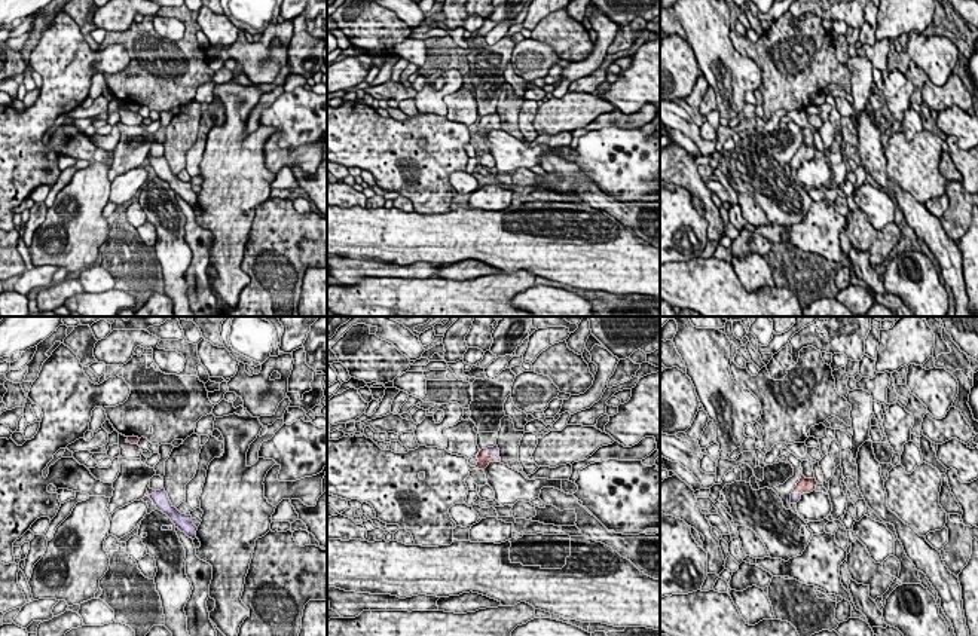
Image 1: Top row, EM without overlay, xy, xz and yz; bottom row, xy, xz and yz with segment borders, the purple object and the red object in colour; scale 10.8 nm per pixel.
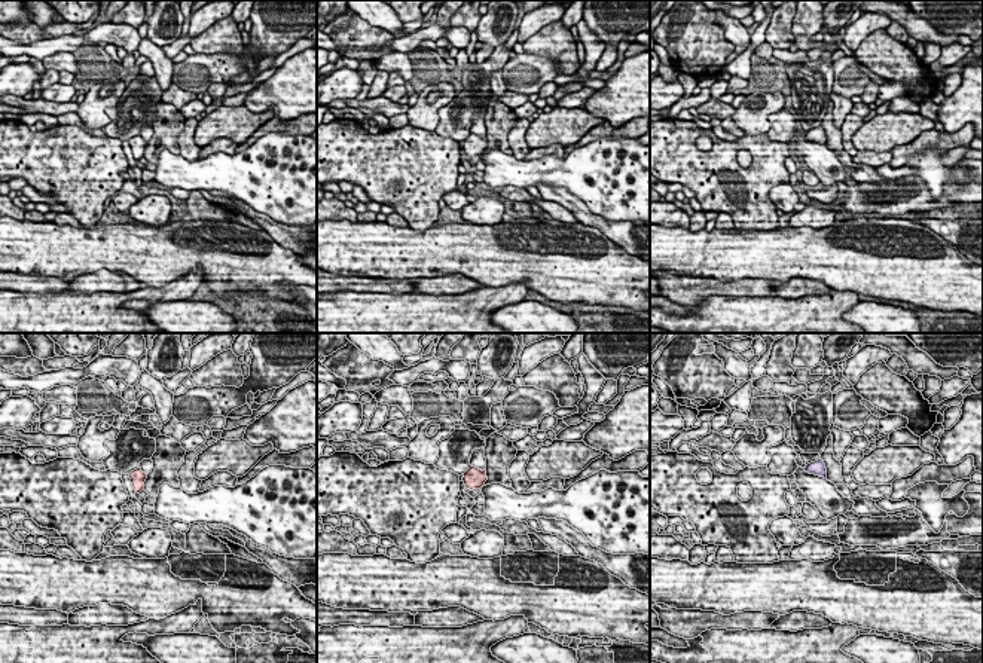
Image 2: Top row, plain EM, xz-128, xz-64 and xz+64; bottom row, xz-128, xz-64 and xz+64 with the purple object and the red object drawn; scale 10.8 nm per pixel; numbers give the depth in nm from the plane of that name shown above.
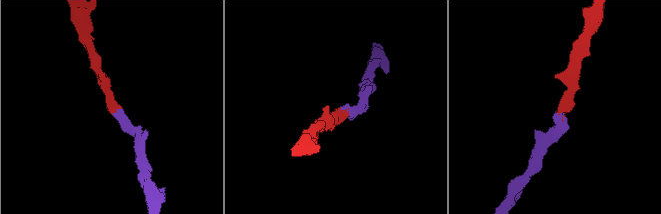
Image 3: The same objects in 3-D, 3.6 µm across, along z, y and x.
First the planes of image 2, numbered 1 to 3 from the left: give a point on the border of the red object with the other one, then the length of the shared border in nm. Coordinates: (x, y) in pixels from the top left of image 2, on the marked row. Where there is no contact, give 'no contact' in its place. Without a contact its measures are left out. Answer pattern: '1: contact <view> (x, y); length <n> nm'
1: no contact
2: no contact
3: no contact

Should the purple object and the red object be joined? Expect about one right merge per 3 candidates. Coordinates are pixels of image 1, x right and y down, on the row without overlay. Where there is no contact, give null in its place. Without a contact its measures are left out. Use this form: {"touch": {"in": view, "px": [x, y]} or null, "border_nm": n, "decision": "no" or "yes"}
{"touch": {"in": "xz", "px": [491, 122]}, "border_nm": 170, "decision": "yes"}

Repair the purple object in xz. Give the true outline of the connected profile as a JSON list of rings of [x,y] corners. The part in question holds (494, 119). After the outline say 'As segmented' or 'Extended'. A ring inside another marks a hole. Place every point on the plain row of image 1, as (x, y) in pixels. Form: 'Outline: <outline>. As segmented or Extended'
Outline: [[[498,113],[482,116],[477,122],[477,126],[479,129],[476,135],[479,137],[485,137],[490,129],[499,129],[501,125]]]. Extended

